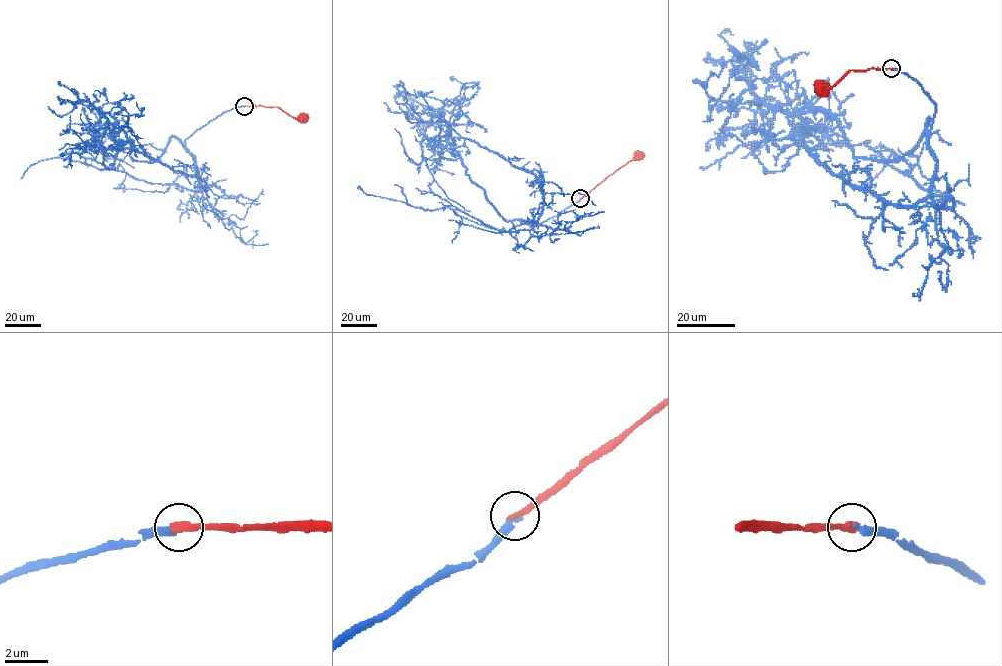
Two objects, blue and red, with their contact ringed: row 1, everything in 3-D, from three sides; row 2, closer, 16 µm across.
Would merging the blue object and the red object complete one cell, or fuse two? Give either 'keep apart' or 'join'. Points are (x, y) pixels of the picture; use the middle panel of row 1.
keep apart

